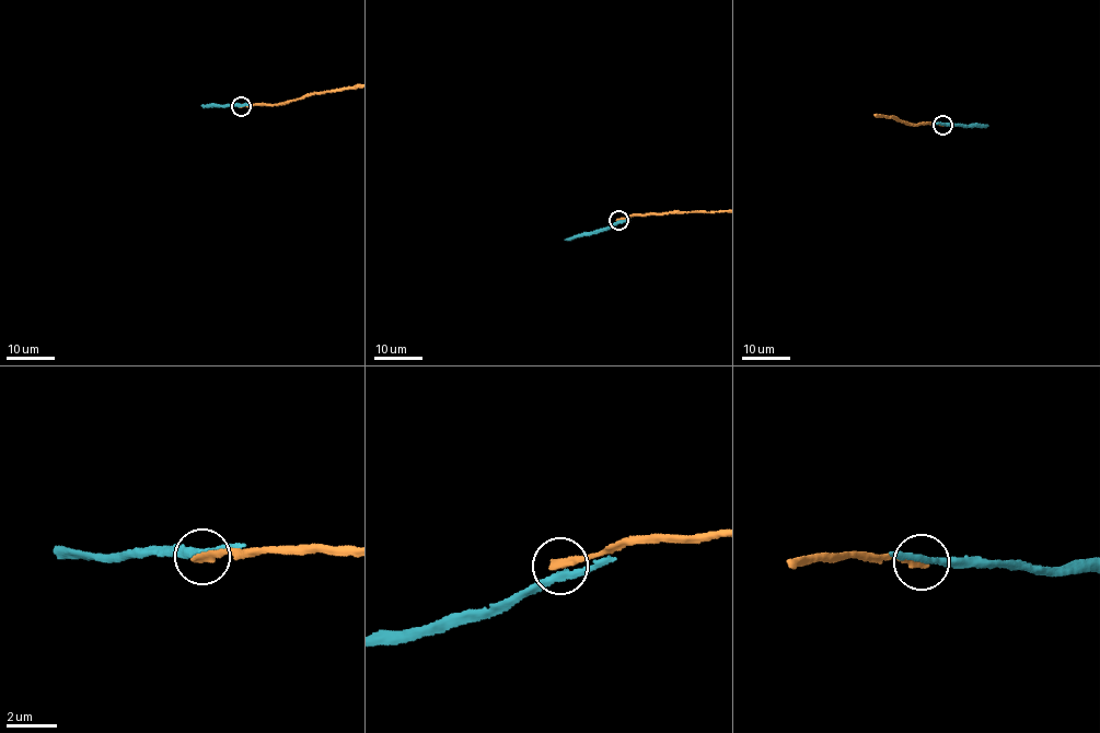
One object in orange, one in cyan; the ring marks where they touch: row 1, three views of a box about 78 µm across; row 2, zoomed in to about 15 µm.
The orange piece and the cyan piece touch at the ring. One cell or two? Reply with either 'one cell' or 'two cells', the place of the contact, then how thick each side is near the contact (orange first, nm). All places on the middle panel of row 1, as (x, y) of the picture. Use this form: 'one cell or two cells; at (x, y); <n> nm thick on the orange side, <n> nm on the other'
two cells; at (618, 220); 320 nm thick on the orange side, 240 nm on the other

